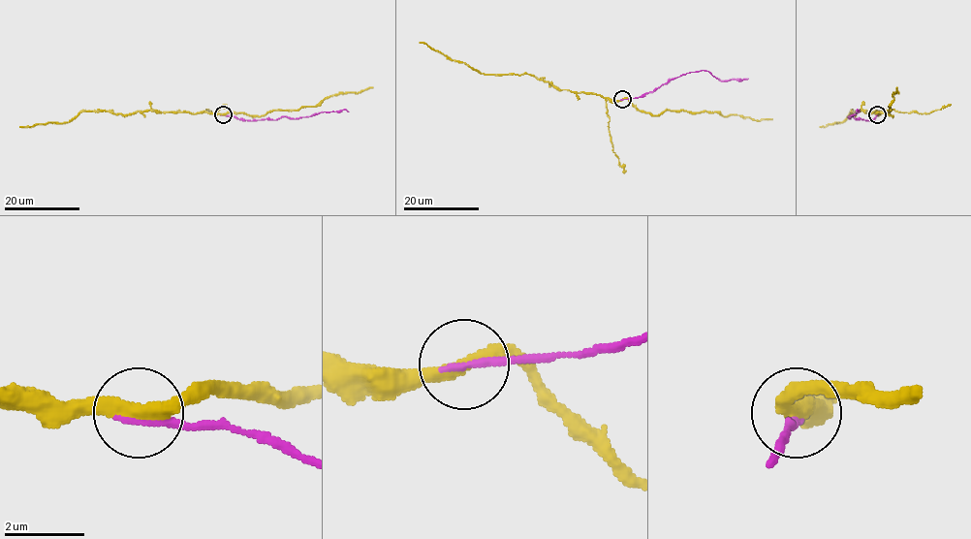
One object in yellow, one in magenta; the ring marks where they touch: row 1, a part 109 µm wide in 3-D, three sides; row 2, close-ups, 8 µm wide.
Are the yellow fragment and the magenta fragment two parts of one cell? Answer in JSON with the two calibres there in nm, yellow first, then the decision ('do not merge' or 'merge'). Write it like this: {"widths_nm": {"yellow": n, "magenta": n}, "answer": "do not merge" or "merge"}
{"widths_nm": {"yellow": 360, "magenta": 180}, "answer": "do not merge"}

